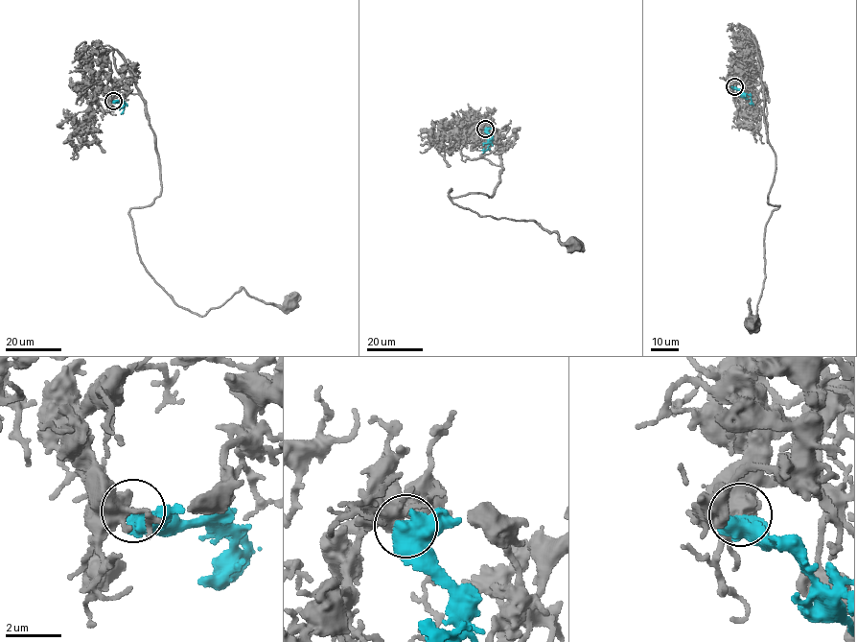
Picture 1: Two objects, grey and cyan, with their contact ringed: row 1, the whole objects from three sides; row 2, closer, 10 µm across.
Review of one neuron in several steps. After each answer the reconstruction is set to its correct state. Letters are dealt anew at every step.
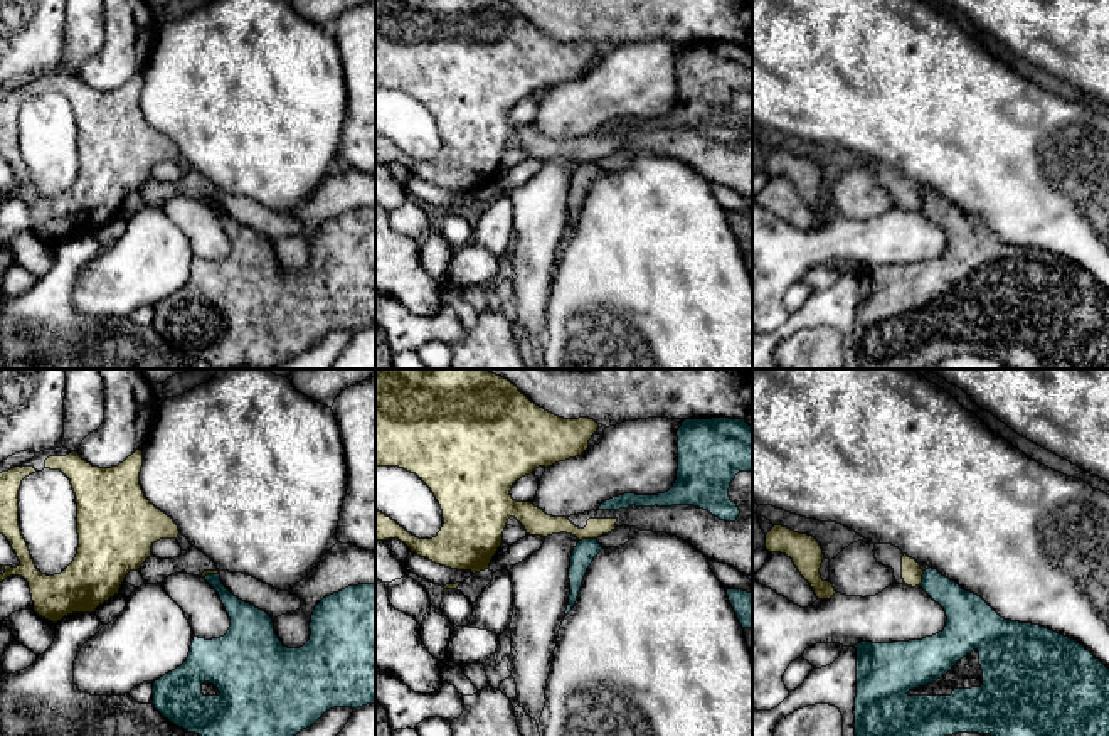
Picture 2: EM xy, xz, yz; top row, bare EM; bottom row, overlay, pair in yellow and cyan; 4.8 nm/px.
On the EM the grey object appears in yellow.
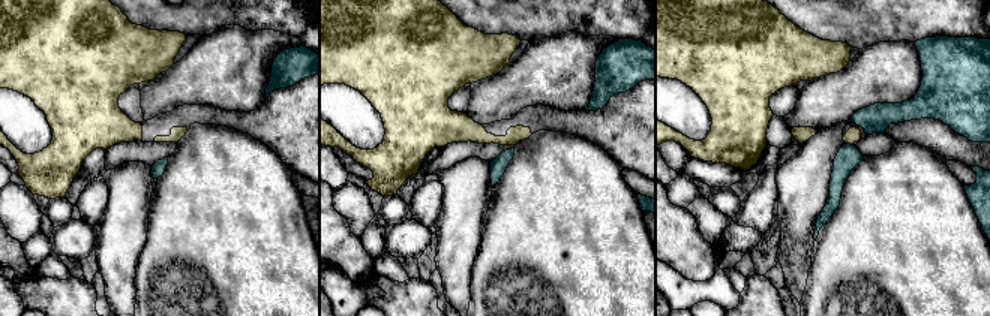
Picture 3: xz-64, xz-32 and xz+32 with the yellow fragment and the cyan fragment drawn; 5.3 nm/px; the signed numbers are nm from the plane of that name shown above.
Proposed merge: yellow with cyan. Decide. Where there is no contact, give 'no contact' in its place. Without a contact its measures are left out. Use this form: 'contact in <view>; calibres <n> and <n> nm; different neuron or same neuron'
contact in xz; calibres 110 and 110 nm; different neuron

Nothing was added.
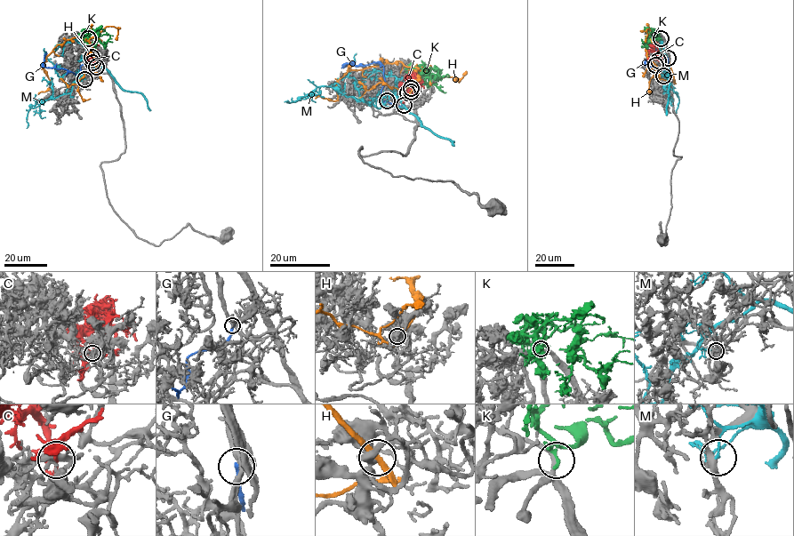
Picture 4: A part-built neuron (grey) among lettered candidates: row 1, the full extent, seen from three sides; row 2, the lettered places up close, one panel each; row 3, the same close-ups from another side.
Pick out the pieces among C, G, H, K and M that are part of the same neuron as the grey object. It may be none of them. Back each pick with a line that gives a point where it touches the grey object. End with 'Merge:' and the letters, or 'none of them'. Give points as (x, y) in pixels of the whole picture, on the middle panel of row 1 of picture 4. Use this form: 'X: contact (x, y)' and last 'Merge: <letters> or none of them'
C: contact (407, 92)
K: contact (411, 88)
Merge: C, K

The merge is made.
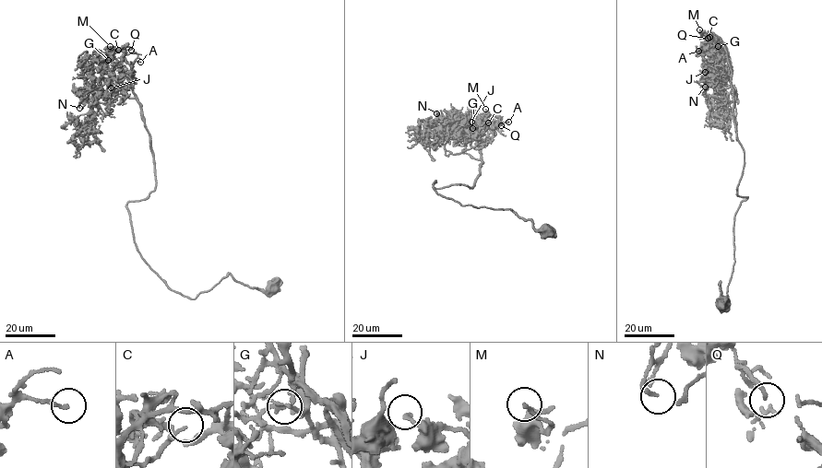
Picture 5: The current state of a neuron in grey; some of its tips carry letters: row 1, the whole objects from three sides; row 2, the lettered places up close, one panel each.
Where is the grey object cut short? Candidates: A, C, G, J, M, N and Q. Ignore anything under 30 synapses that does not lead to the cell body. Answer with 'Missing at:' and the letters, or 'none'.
Missing at: N

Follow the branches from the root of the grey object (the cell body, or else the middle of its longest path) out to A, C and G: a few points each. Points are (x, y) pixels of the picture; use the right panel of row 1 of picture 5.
A: (721, 305), (735, 214), (747, 197), (736, 189), (744, 151), (727, 52), (716, 37), (698, 51)
C: (721, 305), (735, 214), (747, 197), (736, 189), (744, 151), (732, 73), (723, 47), (709, 37)
G: (721, 305), (735, 214), (747, 197), (736, 191), (744, 151), (727, 52), (718, 46)

